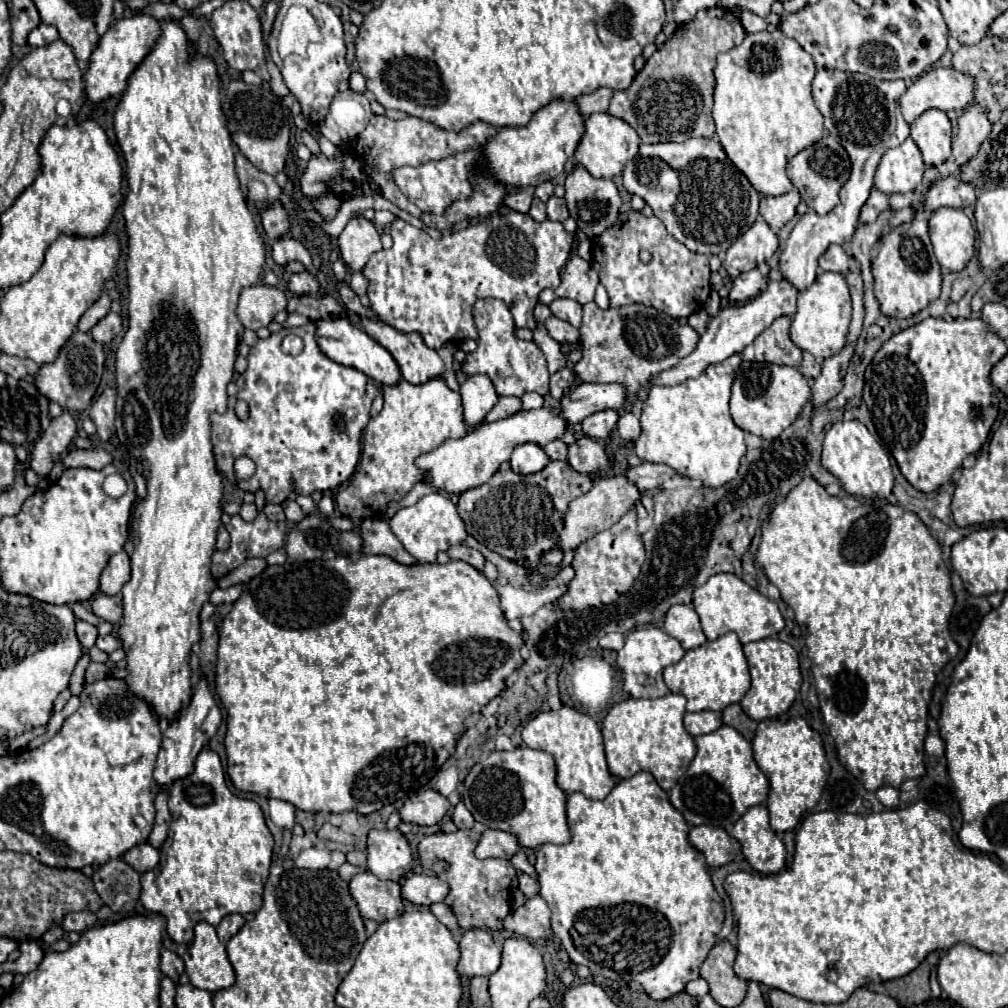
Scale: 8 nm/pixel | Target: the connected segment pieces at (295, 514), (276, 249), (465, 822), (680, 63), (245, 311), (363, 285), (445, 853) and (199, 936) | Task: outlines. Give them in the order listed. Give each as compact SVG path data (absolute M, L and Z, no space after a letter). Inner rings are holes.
M294 500L284 502L284 514L286 514L286 520L290 520L290 522L300 522L304 518L302 508Z
M278 238L272 246L272 256L274 256L276 264L280 264L280 266L286 266L288 262L296 260L296 262L302 262L306 268L314 270L312 256L298 238Z
M462 802L456 804L454 814L452 814L452 822L454 822L458 828L472 828L472 826L474 826L474 818L472 818L472 814L468 812L468 808L466 808Z
M714 6L700 10L692 22L678 26L672 38L646 60L646 66L636 74L630 88L612 96L608 112L628 122L646 144L712 136L716 56L720 50L738 46L744 36L746 30L728 8Z
M254 284L242 290L236 316L246 328L258 330L262 326L268 326L274 314L284 308L286 308L286 296L282 290L266 284Z
M354 272L354 274L350 276L350 288L352 288L358 296L366 294L368 282L366 282L366 278L364 278L364 274L362 274L362 272Z
M476 828L458 830L454 834L436 832L420 840L418 858L426 876L436 876L448 882L450 894L444 898L444 904L450 906L462 930L482 928L498 932L504 928L502 920L510 914L510 882L516 876L516 870L506 860L478 860L474 856L478 840L480 832Z
M198 922L194 940L184 954L186 972L194 986L208 992L218 992L234 984L234 968L226 956L226 946L218 940L216 928L208 922Z

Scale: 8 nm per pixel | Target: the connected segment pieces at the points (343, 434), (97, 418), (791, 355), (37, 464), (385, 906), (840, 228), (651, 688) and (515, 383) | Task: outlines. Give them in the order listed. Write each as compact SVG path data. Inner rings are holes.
M308 322L302 328L282 330L266 340L258 340L256 346L250 348L246 372L240 374L236 380L238 398L248 402L248 418L240 420L234 410L226 410L224 414L214 412L210 416L216 468L244 492L254 494L262 490L266 494L268 504L282 504L288 498L288 494L292 492L292 478L296 480L296 490L302 496L310 496L312 492L334 490L342 482L346 482L356 470L362 452L362 430L370 420L370 406L380 392L380 388L374 386L374 380L366 374L336 364L328 356L324 356L316 344L314 330L316 326ZM286 334L298 334L304 340L304 350L298 356L282 352L282 338ZM238 456L250 456L256 462L256 474L250 480L238 480L234 476L232 464Z
M106 386L90 408L90 420L98 428L98 440L100 442L108 442L114 434L114 420L116 420L114 404L116 404L116 388Z
M780 316L766 328L750 346L744 348L742 358L750 362L772 362L798 368L802 362L802 350L790 340L790 318Z
M64 412L60 418L54 418L42 438L30 452L30 468L40 476L48 478L58 456L66 452L68 444L76 436L76 420L70 412Z
M368 870L358 872L350 880L350 894L360 910L360 916L376 920L378 924L404 912L400 884L392 880L378 880Z
M820 68L816 72L816 78L812 82L816 106L824 116L826 130L846 148L852 160L852 176L840 190L840 206L824 216L810 210L798 220L786 240L778 270L782 272L782 278L788 280L796 290L802 292L812 286L818 274L818 258L830 244L844 244L852 240L860 208L868 200L868 194L874 186L874 172L882 154L888 148L902 144L910 136L910 126L908 122L904 122L898 108L898 98L904 94L904 90L904 80L874 80L866 74L826 68Z
M648 624L640 630L630 632L624 648L618 650L618 658L616 658L616 666L622 672L624 692L628 692L632 698L660 698L660 696L666 696L670 690L664 684L662 670L670 664L676 664L682 656L684 656L684 648L680 646L680 642L660 628Z
M482 298L474 304L474 322L478 328L478 348L466 354L462 372L466 376L486 374L490 376L498 396L524 396L526 392L548 394L548 368L542 350L534 342L518 340L514 336L514 322L508 306L494 298Z

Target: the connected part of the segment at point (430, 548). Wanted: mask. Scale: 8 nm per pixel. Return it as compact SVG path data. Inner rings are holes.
M440 492L426 494L414 506L402 508L390 520L392 532L404 544L404 548L418 560L418 562L436 562L436 554L440 550L448 550L448 546L460 544L466 540L466 528L462 518L456 512L456 506L450 498L442 496Z

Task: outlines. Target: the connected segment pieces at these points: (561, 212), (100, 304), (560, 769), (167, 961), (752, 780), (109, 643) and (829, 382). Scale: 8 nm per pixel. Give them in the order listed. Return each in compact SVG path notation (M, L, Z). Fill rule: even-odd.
M550 196L548 202L546 202L546 214L550 220L558 220L558 222L564 222L568 218L568 208L566 208L566 202L564 198L556 198L556 196Z
M104 292L104 294L82 314L82 318L80 318L80 322L78 322L78 330L80 330L80 332L90 332L90 328L92 328L100 318L104 318L104 316L110 312L110 304L112 304L112 300L110 300L110 296Z
M562 706L556 712L540 712L522 728L522 740L534 750L544 750L554 756L556 784L566 794L582 792L590 800L602 800L614 788L614 778L606 766L602 732L588 714L570 706Z
M164 950L162 952L162 962L160 962L160 968L166 976L170 976L174 982L178 980L178 976L184 972L184 962L178 954L170 952L170 950Z
M720 726L712 734L696 736L694 742L698 752L678 784L670 790L670 802L690 826L708 824L730 832L748 808L766 802L768 778L754 762L752 744L732 726Z
M108 634L108 636L98 636L98 640L96 640L96 646L100 648L100 650L104 650L104 652L114 652L116 648L120 648L122 646L122 642L120 642L120 638L118 636L114 636L114 634Z
M846 344L838 354L822 362L822 374L816 378L812 388L812 406L822 408L842 390L842 378L846 374L848 362L854 354L854 344Z

